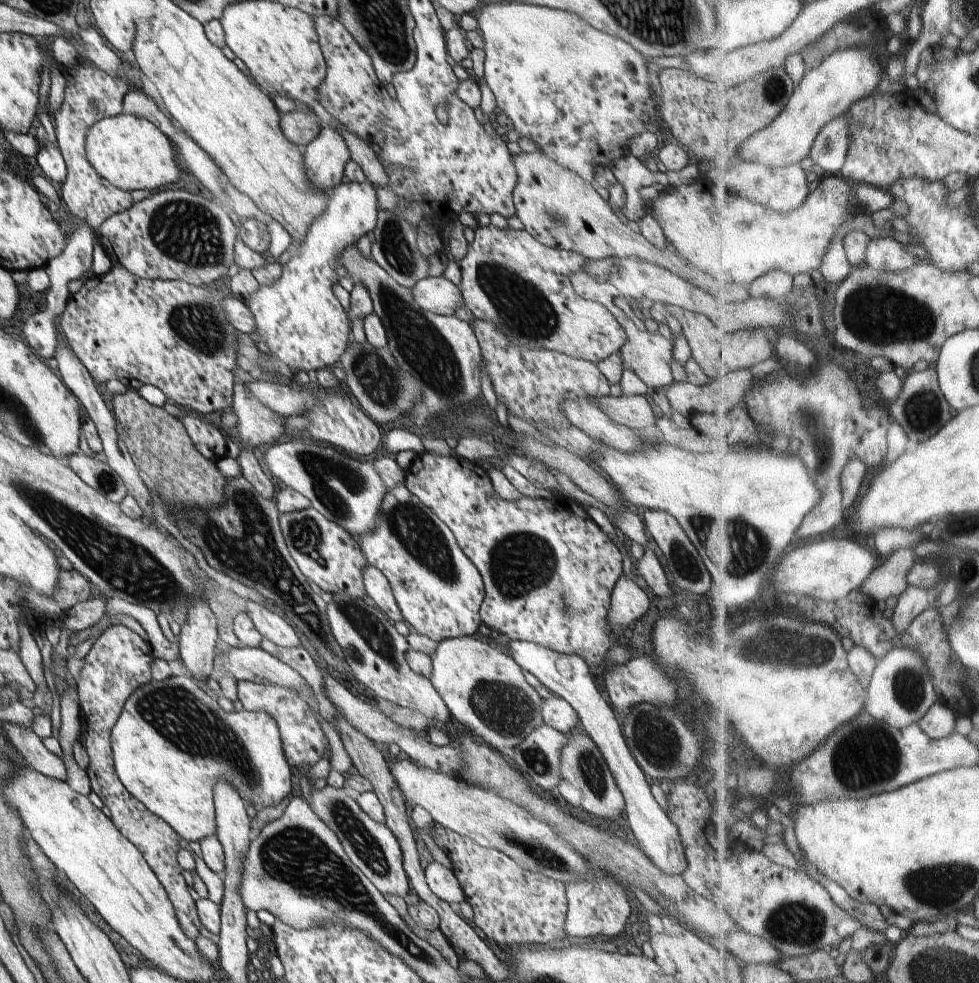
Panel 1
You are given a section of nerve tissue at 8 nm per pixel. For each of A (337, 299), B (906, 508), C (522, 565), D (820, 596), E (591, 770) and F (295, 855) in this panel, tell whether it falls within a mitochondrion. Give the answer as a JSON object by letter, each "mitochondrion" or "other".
{"A":"other","B":"other","C":"mitochondrion","D":"other","E":"mitochondrion","F":"mitochondrion"}

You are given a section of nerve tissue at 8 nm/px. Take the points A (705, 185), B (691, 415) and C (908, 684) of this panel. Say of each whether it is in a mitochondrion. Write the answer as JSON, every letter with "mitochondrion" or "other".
{"A":"other","B":"other","C":"mitochondrion"}

